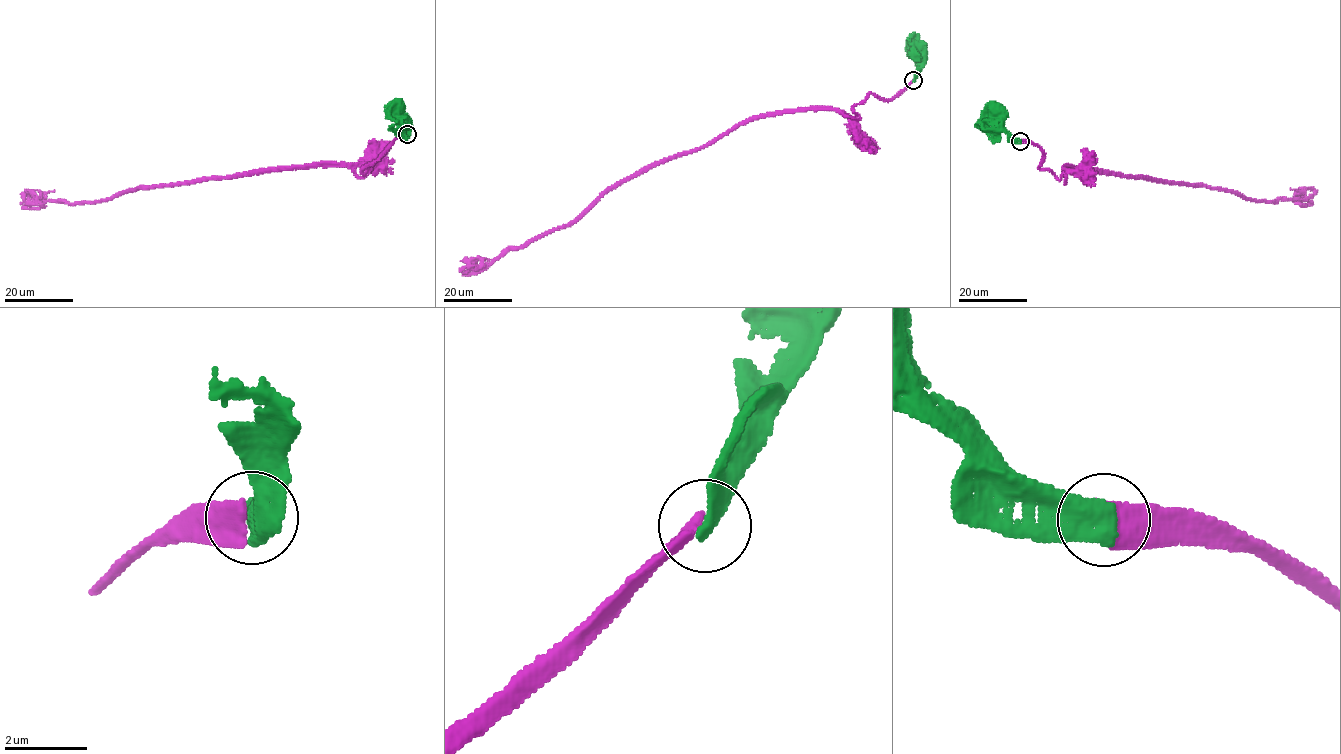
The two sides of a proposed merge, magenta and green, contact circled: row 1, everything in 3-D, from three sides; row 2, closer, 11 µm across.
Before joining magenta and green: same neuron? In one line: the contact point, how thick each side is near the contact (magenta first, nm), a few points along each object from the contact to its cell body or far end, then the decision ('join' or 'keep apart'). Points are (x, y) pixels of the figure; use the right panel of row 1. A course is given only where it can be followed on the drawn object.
at (1020, 141); 400 nm thick on the magenta side, 500 nm on the other; magenta runs (1020, 141), (1042, 150), (1040, 168), (1060, 179), (1065, 169), (1080, 166), (1270, 202), (1298, 203), (1302, 188); green runs (1020, 141), (1004, 128), (1004, 115), (998, 107); keep apart

